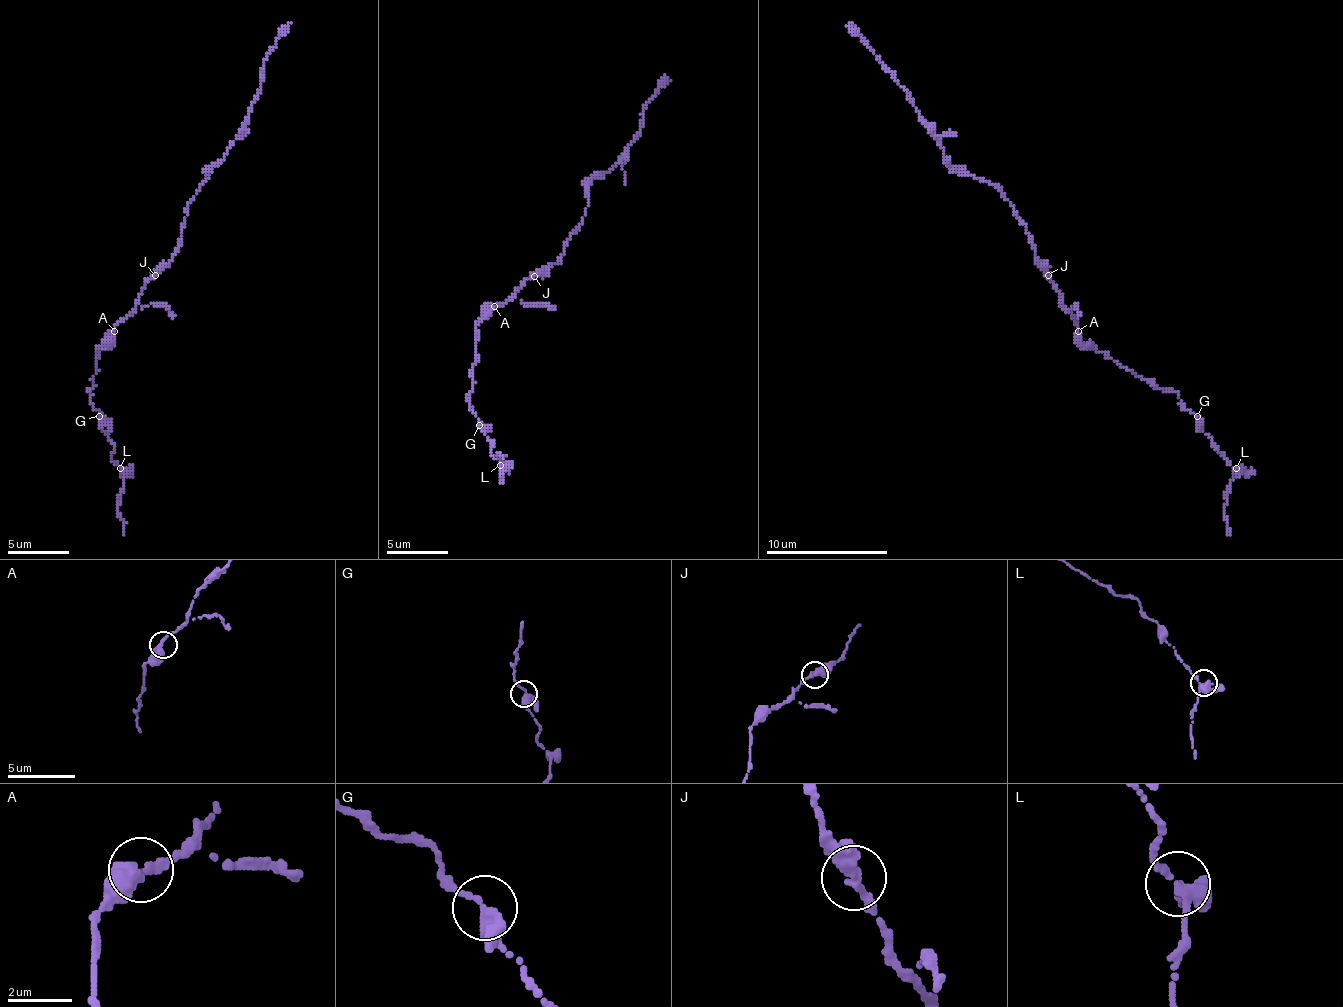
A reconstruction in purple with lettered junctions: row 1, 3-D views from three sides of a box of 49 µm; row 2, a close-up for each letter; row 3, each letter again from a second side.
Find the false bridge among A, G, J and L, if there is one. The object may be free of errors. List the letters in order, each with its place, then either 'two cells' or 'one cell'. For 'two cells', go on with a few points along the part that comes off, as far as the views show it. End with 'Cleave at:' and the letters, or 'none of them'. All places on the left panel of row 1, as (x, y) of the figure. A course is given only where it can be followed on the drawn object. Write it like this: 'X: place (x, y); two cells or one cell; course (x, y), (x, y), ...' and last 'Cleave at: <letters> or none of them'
A: place (114, 331); one cell
G: place (99, 416); one cell
J: place (155, 275); one cell
L: place (120, 468); one cell
Cleave at: none of them

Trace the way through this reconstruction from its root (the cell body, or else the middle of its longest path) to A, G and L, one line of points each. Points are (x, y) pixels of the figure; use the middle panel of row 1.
A: (530, 279), (503, 303), (494, 306)
G: (530, 279), (503, 303), (497, 303), (476, 328), (476, 364), (473, 367), (469, 410), (479, 419), (479, 425)
L: (530, 279), (476, 328), (469, 410), (494, 443), (491, 452), (500, 465)

